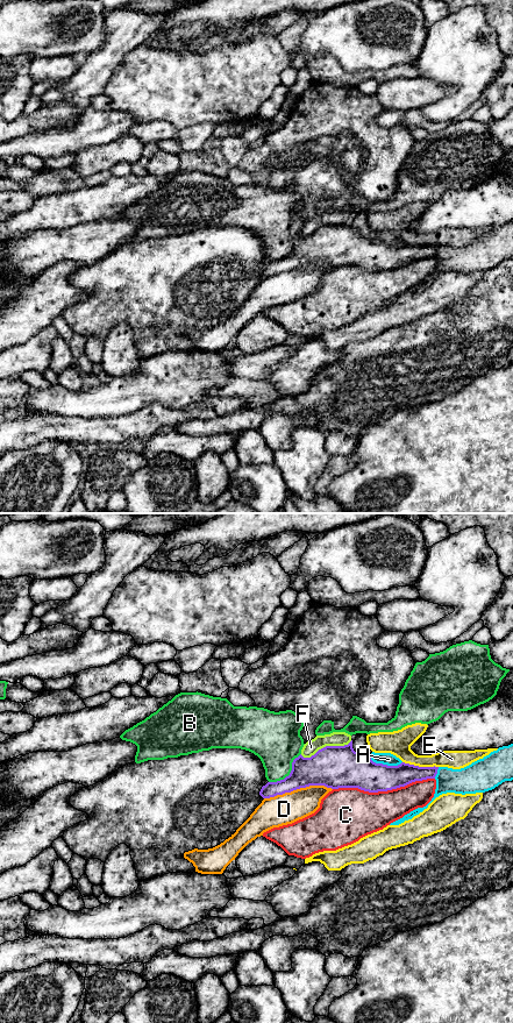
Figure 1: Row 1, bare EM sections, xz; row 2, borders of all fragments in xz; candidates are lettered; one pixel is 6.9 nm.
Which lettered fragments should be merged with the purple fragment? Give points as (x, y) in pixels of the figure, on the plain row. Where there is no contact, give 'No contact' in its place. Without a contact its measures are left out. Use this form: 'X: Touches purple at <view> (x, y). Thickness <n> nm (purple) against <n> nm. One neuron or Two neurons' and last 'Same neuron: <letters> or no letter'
A: Touches purple at xz (385, 243). Thickness 260 nm (purple) against 90 nm. Two neurons
B: Touches purple at xz (290, 253). Thickness 240 nm (purple) against 340 nm. Two neurons
C: Touches purple at xz (383, 269). Thickness 240 nm (purple) against 340 nm. Two neurons
D: Touches purple at xz (298, 267). Thickness 260 nm (purple) against 220 nm. Two neurons
E: Touches purple at xz (420, 246). Thickness 180 nm (purple) against 180 nm. Two neurons
F: Touches purple at xz (326, 225). Thickness 300 nm (purple) against 100 nm. Two neurons
Same neuron: no letter

